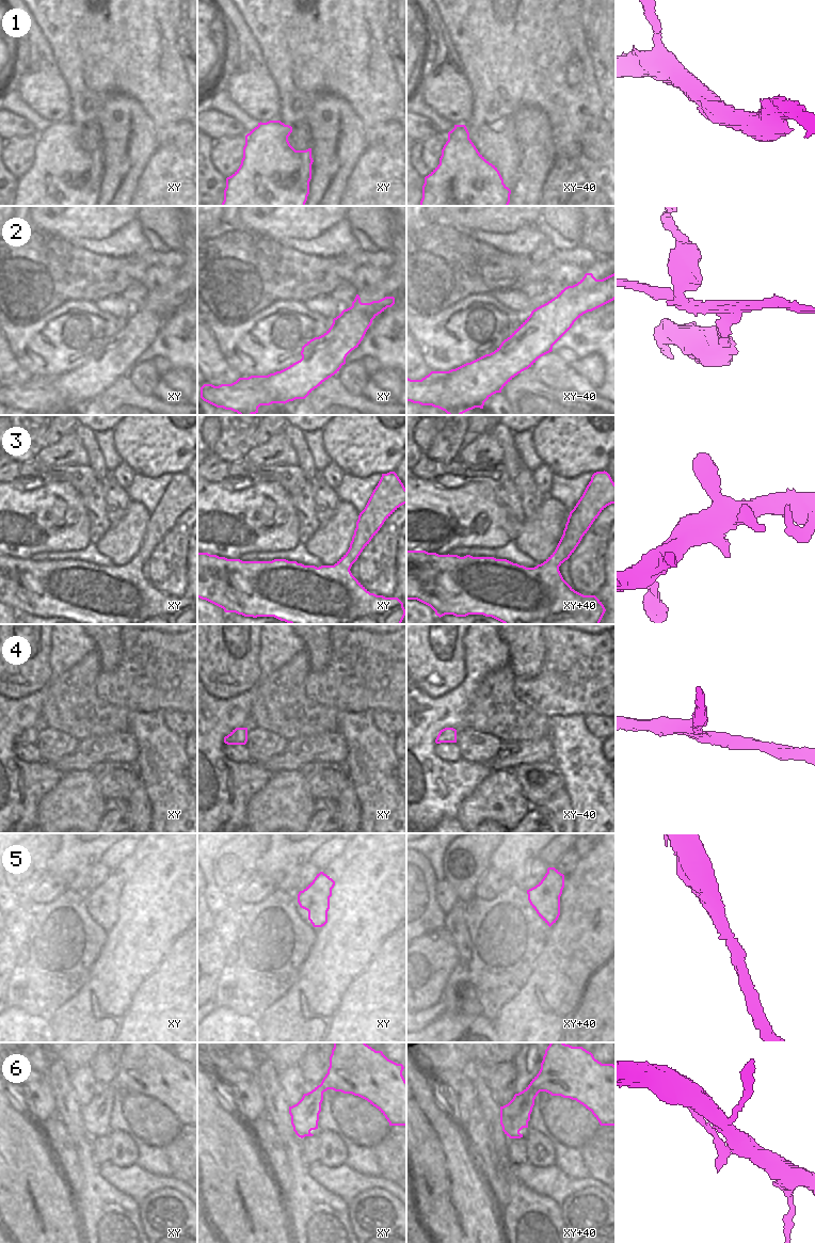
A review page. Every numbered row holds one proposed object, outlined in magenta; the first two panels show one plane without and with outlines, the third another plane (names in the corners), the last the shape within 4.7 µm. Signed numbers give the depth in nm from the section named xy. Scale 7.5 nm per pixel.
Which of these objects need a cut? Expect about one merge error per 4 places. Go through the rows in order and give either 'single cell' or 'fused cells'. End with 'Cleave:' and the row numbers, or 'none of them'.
1: single cell
2: fused cells
3: single cell
4: single cell
5: single cell
6: single cell
Cleave: 2

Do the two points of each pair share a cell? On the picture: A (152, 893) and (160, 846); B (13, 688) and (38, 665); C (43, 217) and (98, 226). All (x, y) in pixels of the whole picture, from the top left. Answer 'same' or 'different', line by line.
A: different
B: same
C: same

